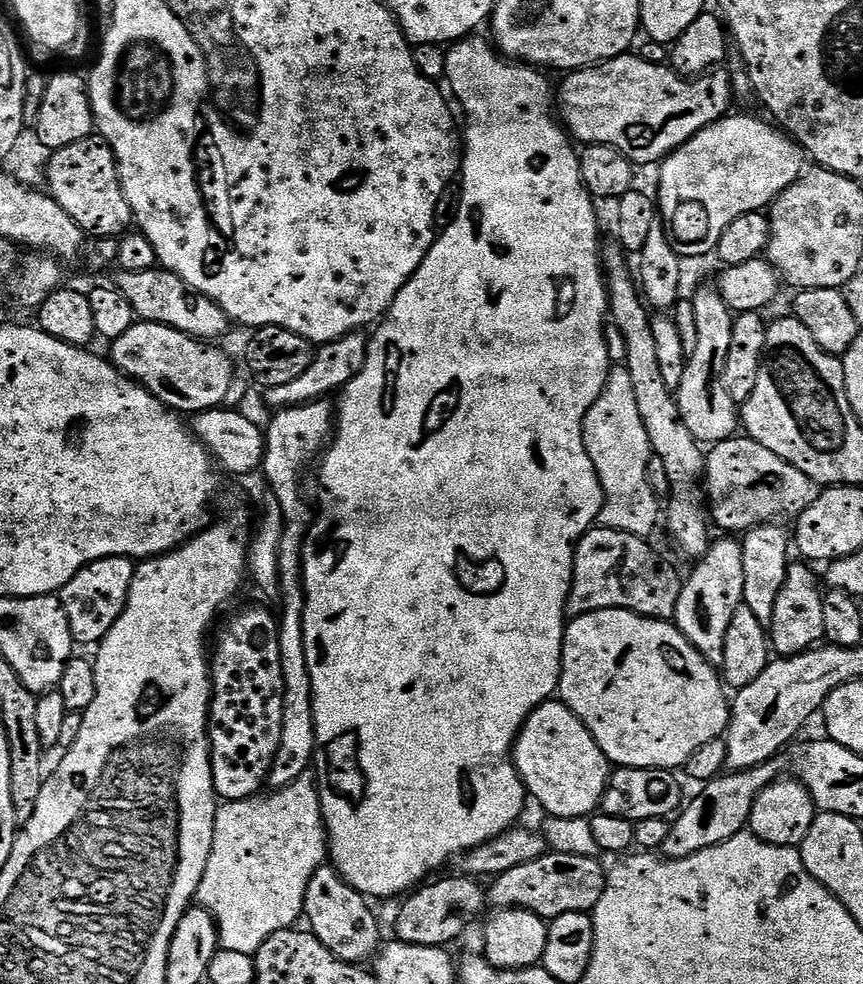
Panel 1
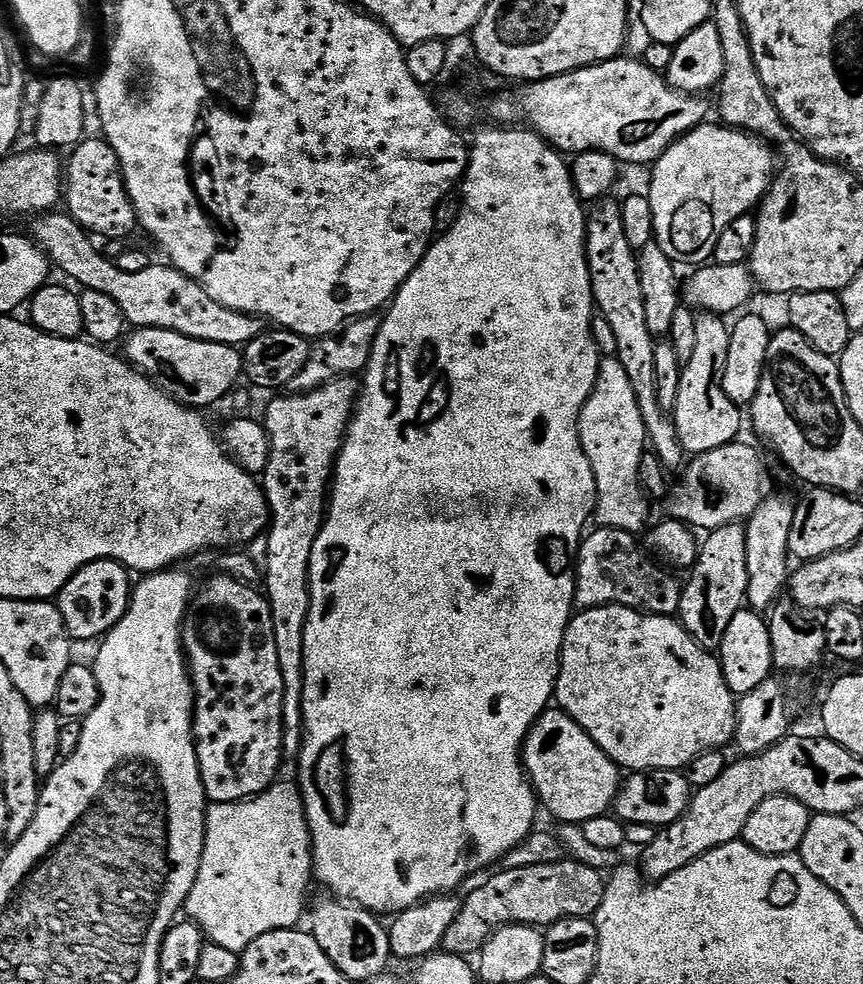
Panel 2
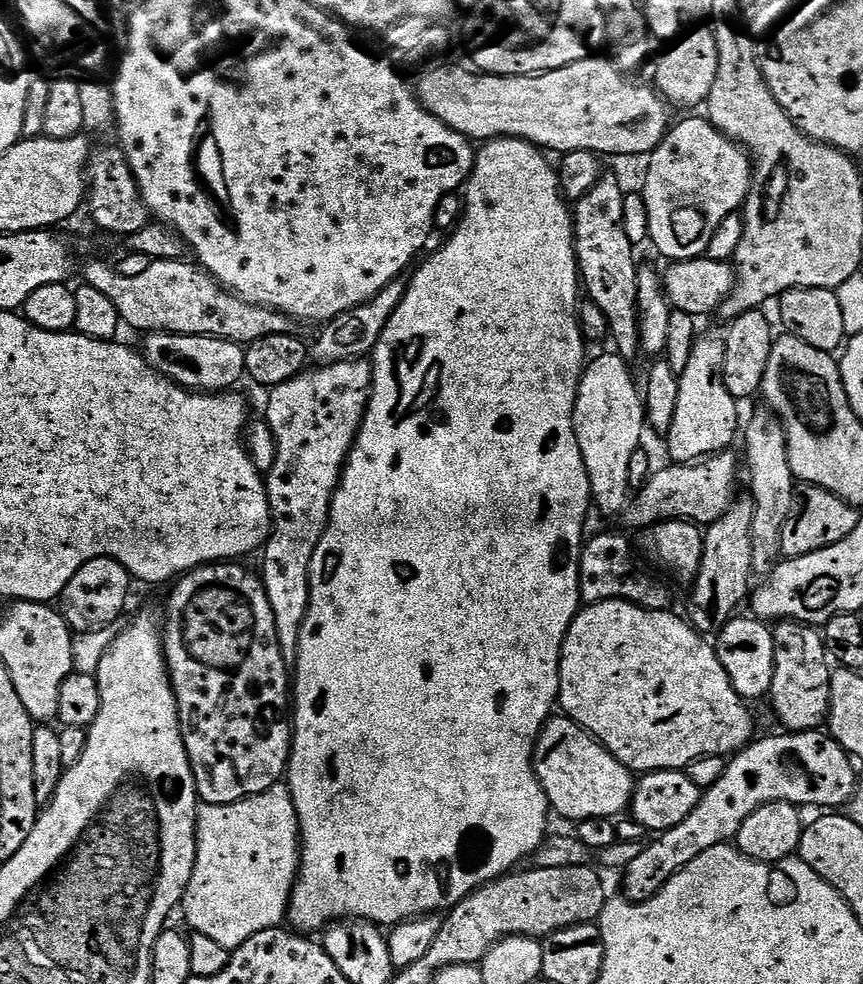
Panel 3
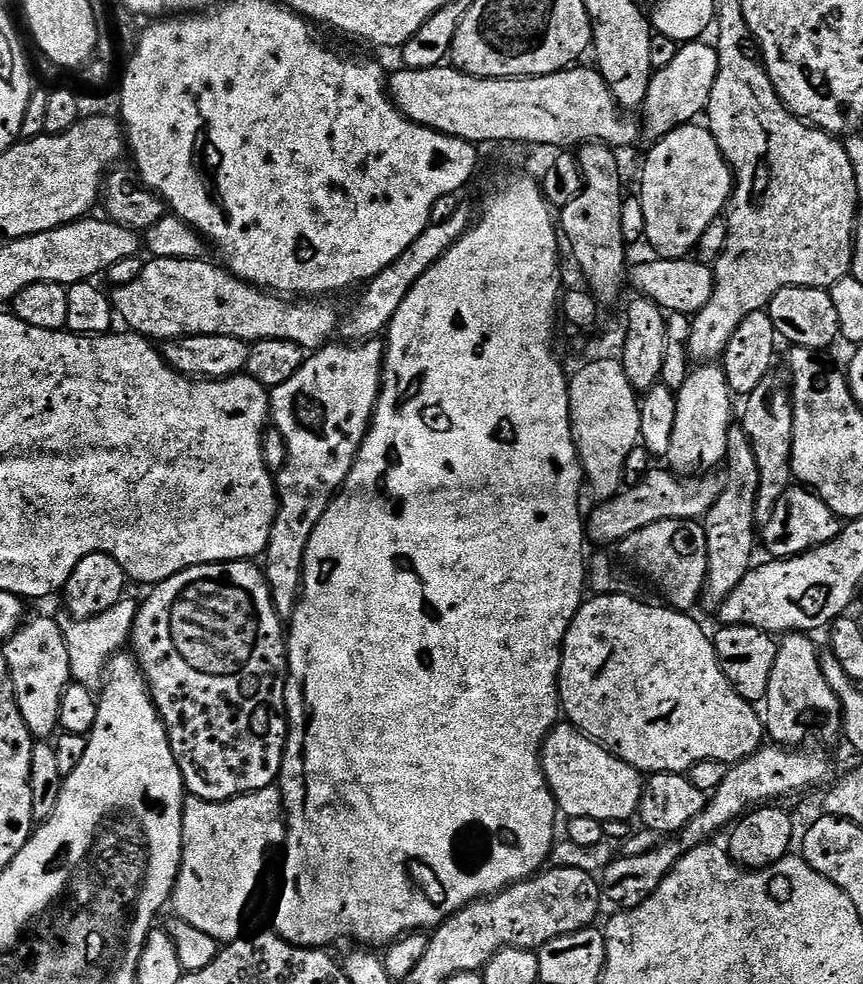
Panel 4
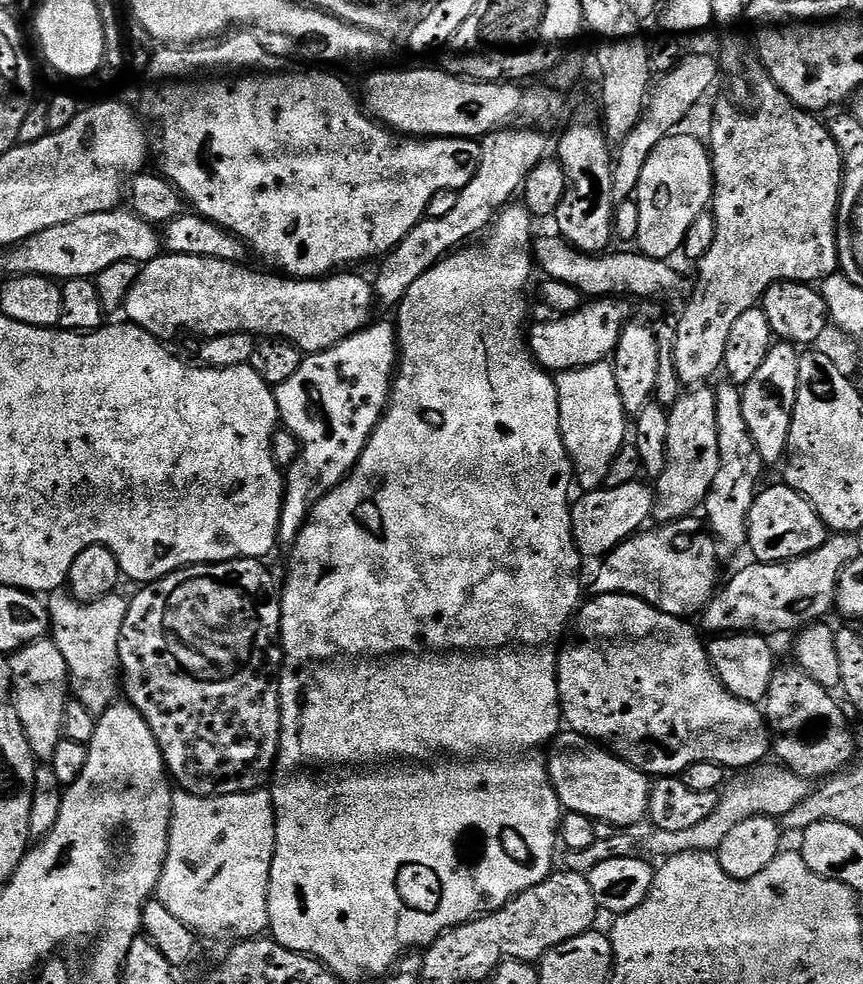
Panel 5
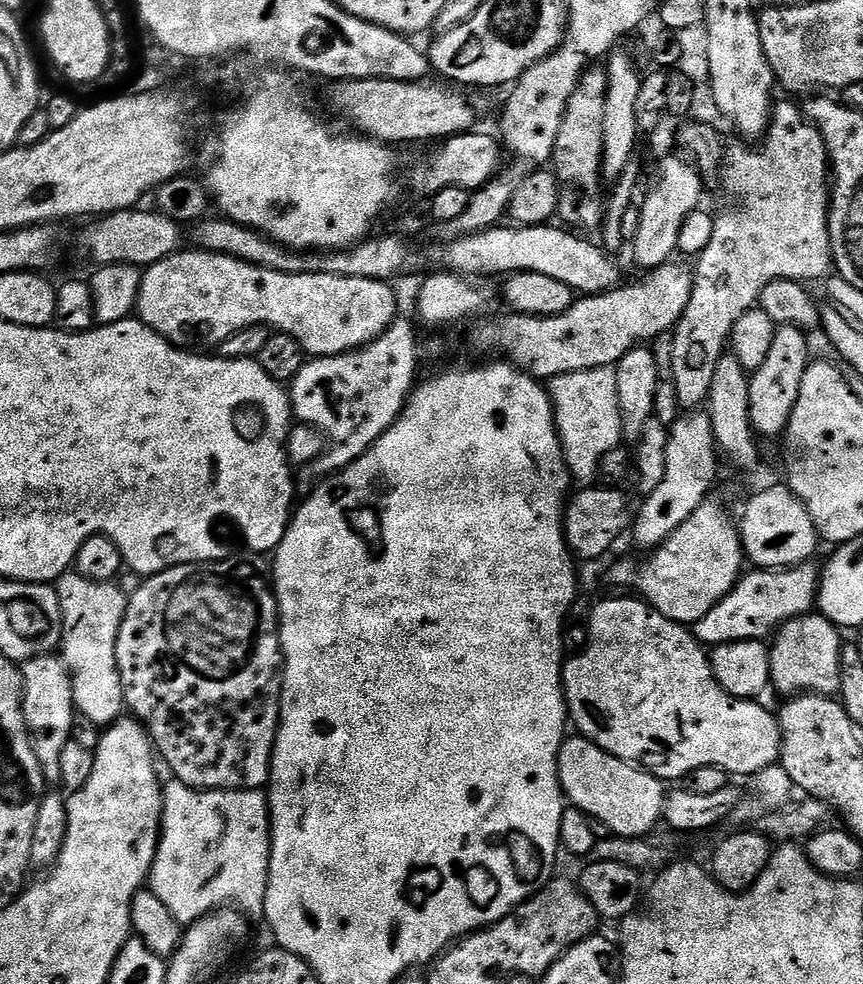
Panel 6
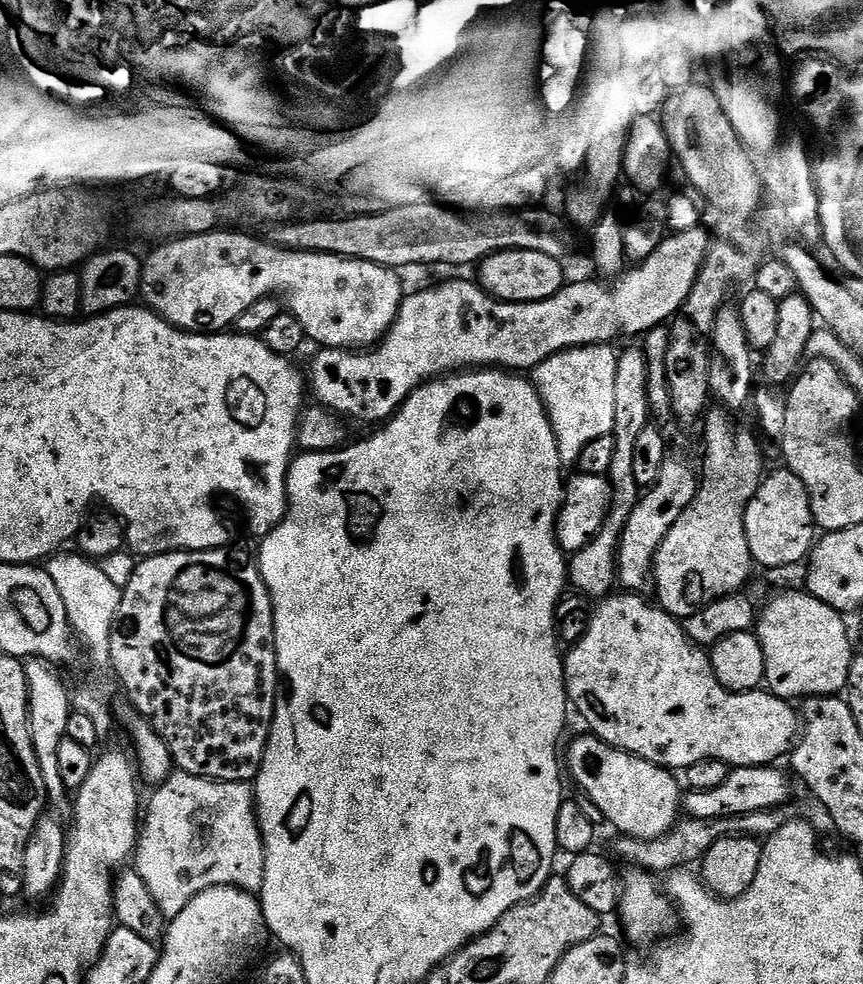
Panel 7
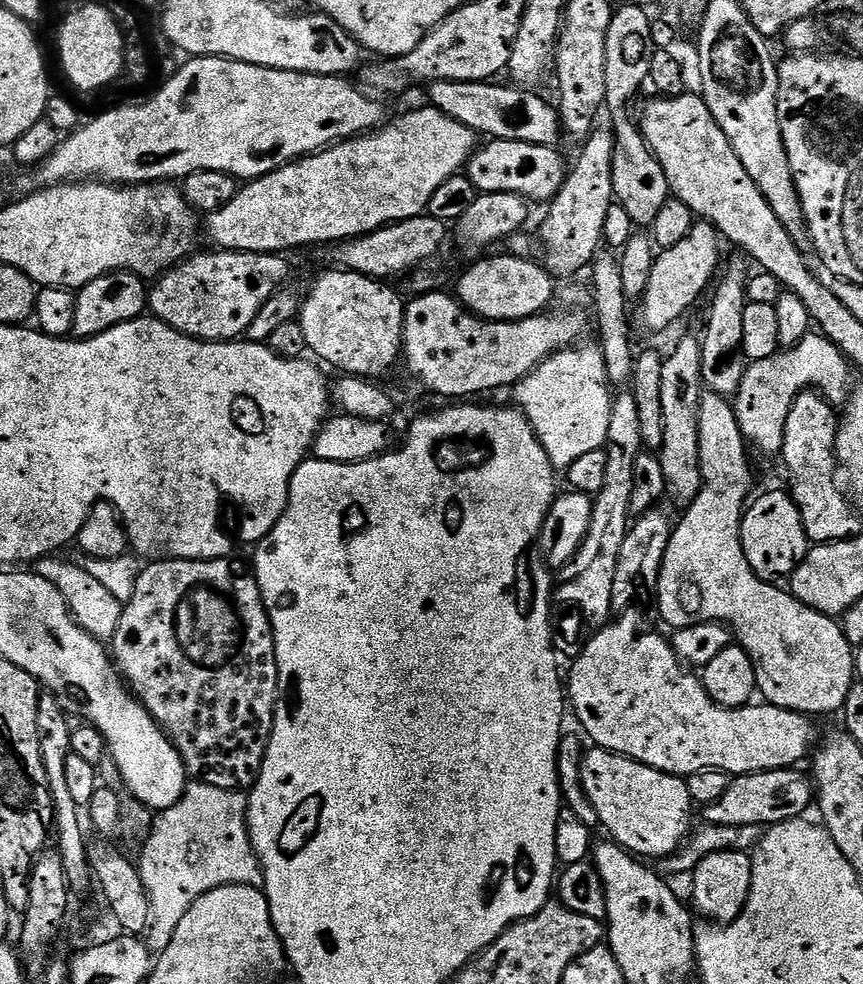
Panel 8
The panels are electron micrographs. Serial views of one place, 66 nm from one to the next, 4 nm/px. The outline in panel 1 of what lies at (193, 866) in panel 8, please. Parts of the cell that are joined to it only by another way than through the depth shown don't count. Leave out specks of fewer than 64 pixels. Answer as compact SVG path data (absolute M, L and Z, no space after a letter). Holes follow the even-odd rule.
M305 774L302 778L290 782L290 786L269 791L267 794L269 796L260 794L247 800L230 800L217 807L216 821L214 822L214 846L210 846L210 858L206 862L206 874L202 874L202 882L198 886L195 898L195 903L199 907L205 908L216 919L216 930L220 933L220 948L238 950L238 954L246 954L247 956L256 953L262 946L262 942L266 942L266 938L270 938L270 934L278 934L282 930L293 927L297 923L295 920L299 921L303 917L306 886L310 886L310 878L314 878L316 871L325 867L326 861L329 859L328 831L324 829L315 775Z

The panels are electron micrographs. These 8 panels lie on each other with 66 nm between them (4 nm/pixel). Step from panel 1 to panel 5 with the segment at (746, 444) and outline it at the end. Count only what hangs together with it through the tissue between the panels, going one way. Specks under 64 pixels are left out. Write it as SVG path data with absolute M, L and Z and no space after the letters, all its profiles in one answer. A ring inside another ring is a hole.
M636 479L622 486L597 488L595 492L584 492L581 500L572 504L572 533L581 557L607 556L623 540L637 535L647 525L644 523L648 519L653 519L656 497L653 489L644 484Z

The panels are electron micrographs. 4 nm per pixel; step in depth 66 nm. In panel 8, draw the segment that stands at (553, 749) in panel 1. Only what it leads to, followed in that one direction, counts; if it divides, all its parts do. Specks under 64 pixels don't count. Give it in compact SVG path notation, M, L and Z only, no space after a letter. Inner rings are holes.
M592 746L583 753L581 784L597 811L603 830L637 857L666 857L679 850L693 831L694 805L687 783L681 777Z

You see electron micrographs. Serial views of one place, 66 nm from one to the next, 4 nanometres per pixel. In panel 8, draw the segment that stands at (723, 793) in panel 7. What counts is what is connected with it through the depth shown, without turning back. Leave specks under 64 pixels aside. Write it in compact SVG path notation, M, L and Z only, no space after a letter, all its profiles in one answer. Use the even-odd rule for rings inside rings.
M795 767L779 768L769 772L751 772L733 779L731 786L718 798L718 802L703 809L708 824L718 827L740 827L758 824L771 826L787 820L798 820L805 815L808 807L814 804L814 784L807 775L796 772Z

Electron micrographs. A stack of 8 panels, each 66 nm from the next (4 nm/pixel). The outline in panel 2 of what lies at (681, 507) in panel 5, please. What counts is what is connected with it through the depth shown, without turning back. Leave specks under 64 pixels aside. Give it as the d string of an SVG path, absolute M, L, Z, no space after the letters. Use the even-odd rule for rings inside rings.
M701 311L696 318L694 326L694 354L690 359L683 361L682 386L678 386L678 402L674 419L678 438L682 442L685 453L699 454L718 450L718 446L726 446L737 439L740 432L741 409L733 400L726 398L726 390L722 390L720 376L726 366L726 354L730 354L730 328L723 315L716 315L712 312Z

